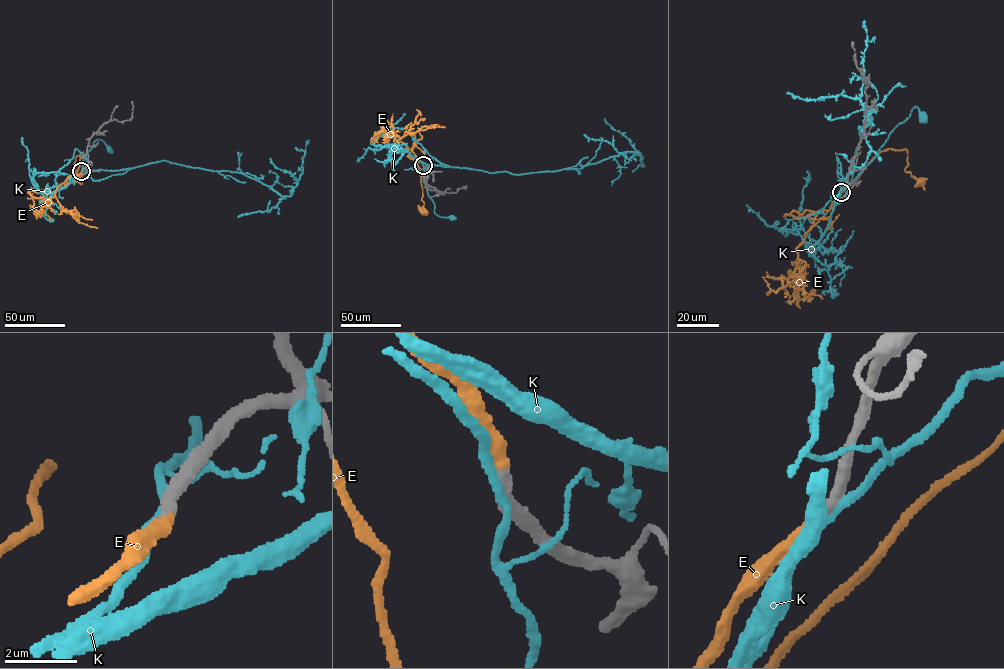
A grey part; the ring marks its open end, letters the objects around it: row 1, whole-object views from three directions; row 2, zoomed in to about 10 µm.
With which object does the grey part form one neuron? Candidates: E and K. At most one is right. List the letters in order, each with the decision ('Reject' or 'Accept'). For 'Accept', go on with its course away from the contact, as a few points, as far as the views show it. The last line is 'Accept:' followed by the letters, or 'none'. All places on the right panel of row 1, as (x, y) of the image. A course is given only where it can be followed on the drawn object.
E: Accept. Its course: (841, 192), (829, 210), (818, 211), (824, 214), (863, 168), (889, 148), (907, 151), (905, 170), (921, 181)
K: Reject
Accept: E

